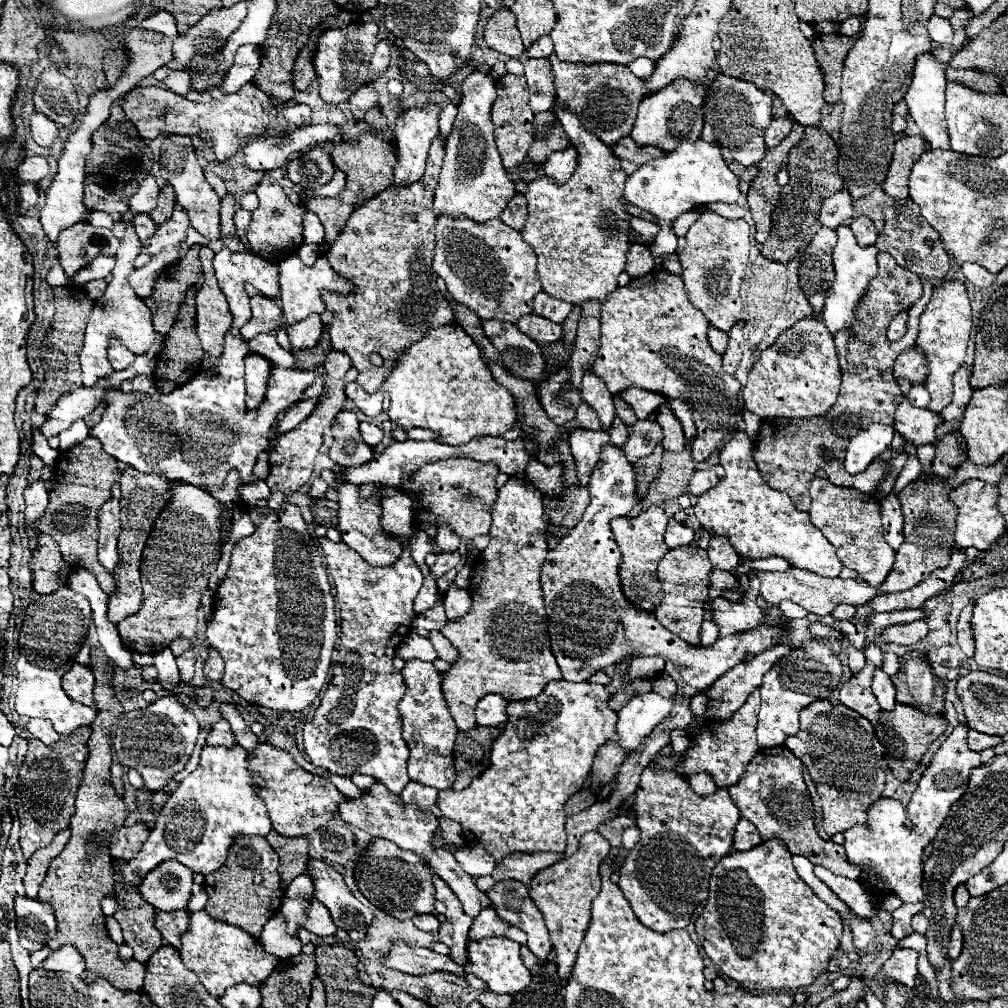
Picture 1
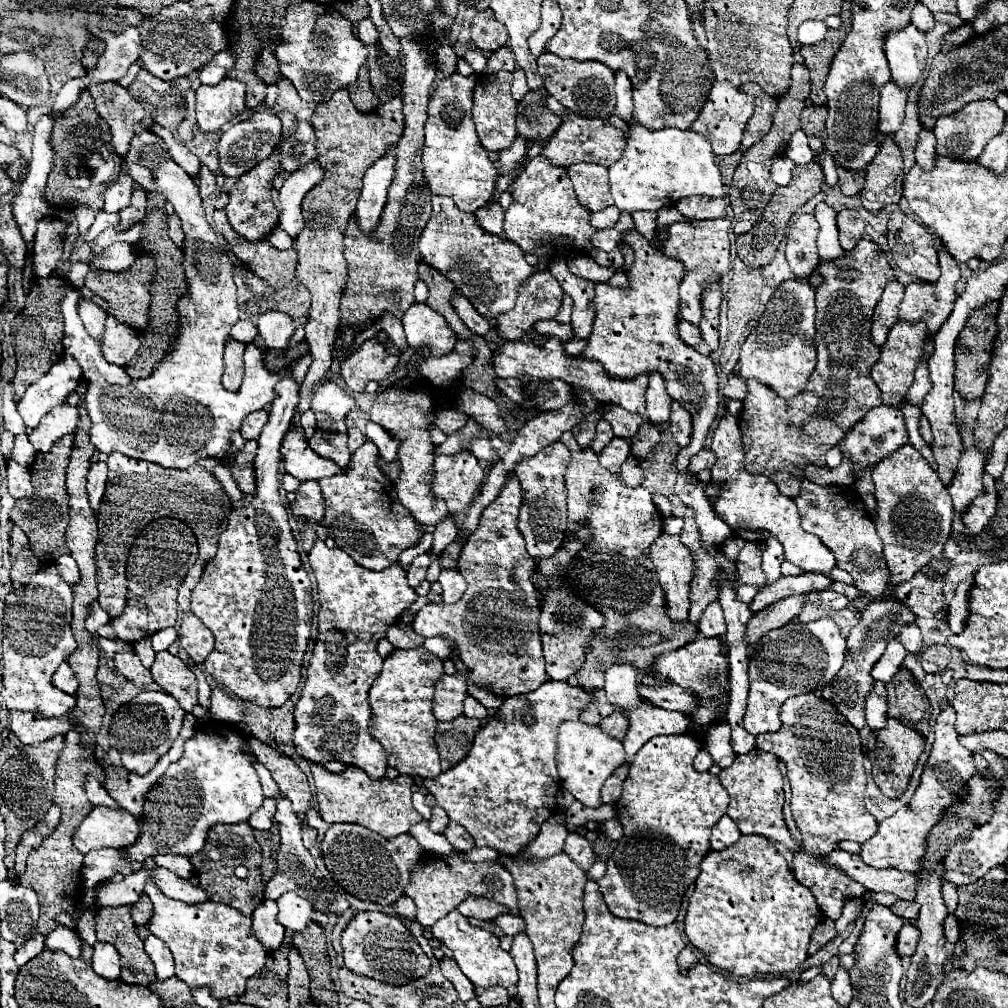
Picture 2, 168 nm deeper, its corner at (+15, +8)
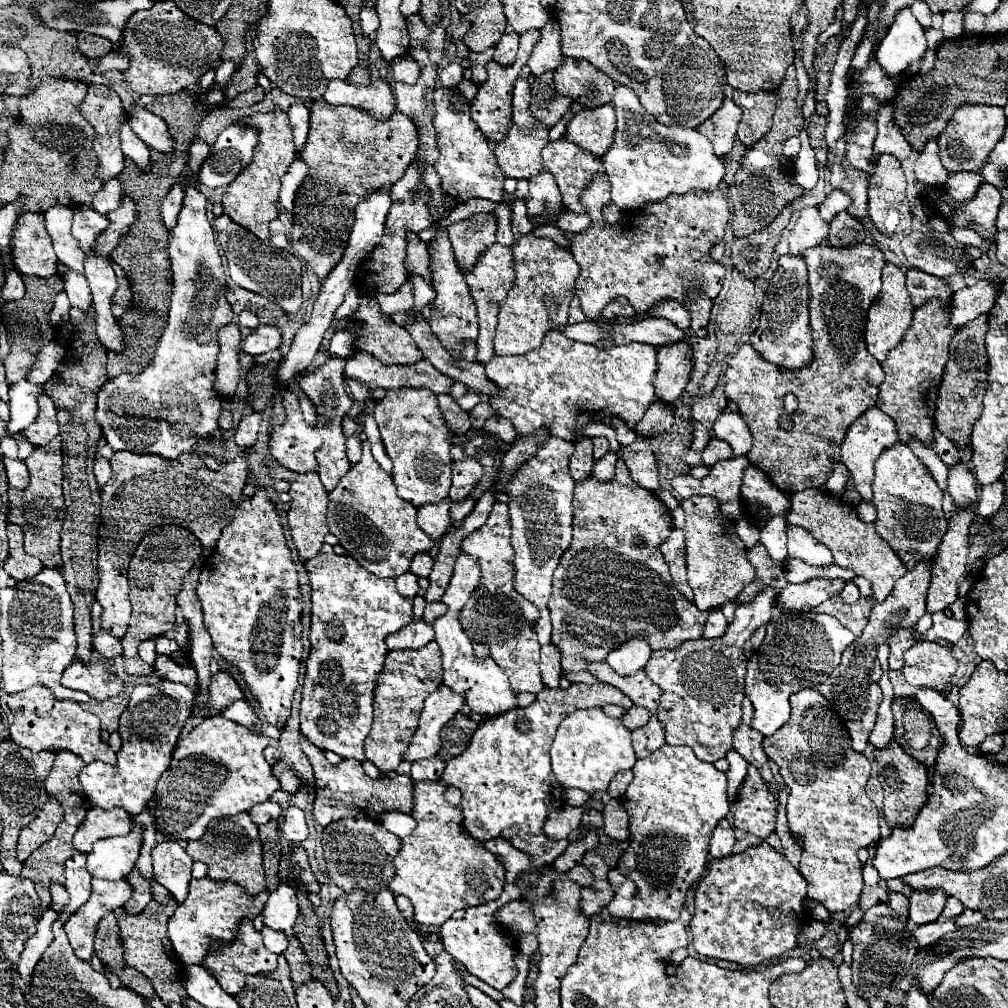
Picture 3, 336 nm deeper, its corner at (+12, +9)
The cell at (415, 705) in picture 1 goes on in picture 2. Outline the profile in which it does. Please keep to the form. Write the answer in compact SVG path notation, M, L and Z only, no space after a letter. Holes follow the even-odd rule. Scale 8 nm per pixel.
M423 646L411 650L393 650L385 662L379 678L369 690L371 724L369 734L385 748L387 764L401 774L435 778L439 776L439 756L433 740L437 722L431 714L431 700L435 682L443 676L443 662L437 660Z

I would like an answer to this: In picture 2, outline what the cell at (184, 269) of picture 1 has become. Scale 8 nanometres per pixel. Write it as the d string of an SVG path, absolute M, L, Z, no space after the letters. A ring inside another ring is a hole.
M139 256L133 266L125 272L117 272L117 274L109 274L109 272L89 272L85 278L85 286L99 298L103 298L109 308L107 314L127 322L129 326L133 326L135 330L141 330L147 326L147 310L149 310L149 280L153 280L153 260L145 260L145 256Z

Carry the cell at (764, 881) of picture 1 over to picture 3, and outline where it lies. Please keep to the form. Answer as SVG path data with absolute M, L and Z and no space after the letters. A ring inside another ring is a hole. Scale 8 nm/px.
M768 843L754 845L724 859L712 859L708 865L708 875L696 887L696 911L690 921L694 949L702 957L732 961L744 969L774 961L798 945L798 935L804 927L806 897L804 877L782 853L778 853Z

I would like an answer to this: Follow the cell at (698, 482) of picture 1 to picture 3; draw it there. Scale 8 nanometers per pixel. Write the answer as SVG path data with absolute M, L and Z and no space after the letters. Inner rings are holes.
M710 439L710 443L702 451L702 463L706 467L712 467L714 463L730 459L730 457L732 457L732 447L728 447L728 443L720 439Z

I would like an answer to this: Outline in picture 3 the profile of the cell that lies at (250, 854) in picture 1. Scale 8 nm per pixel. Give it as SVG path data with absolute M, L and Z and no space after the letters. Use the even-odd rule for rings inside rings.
M238 813L234 817L222 817L222 819L210 821L204 837L198 841L190 841L186 851L194 861L204 861L208 865L208 877L212 881L238 883L250 895L258 895L266 891L258 827L252 823L248 813Z

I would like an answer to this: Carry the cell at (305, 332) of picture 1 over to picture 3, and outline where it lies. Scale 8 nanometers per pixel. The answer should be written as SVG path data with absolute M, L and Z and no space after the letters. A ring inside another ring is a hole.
M260 325L258 329L252 331L252 335L248 335L242 341L242 351L250 355L262 355L278 349L280 343L282 343L282 333L278 331L276 325Z

